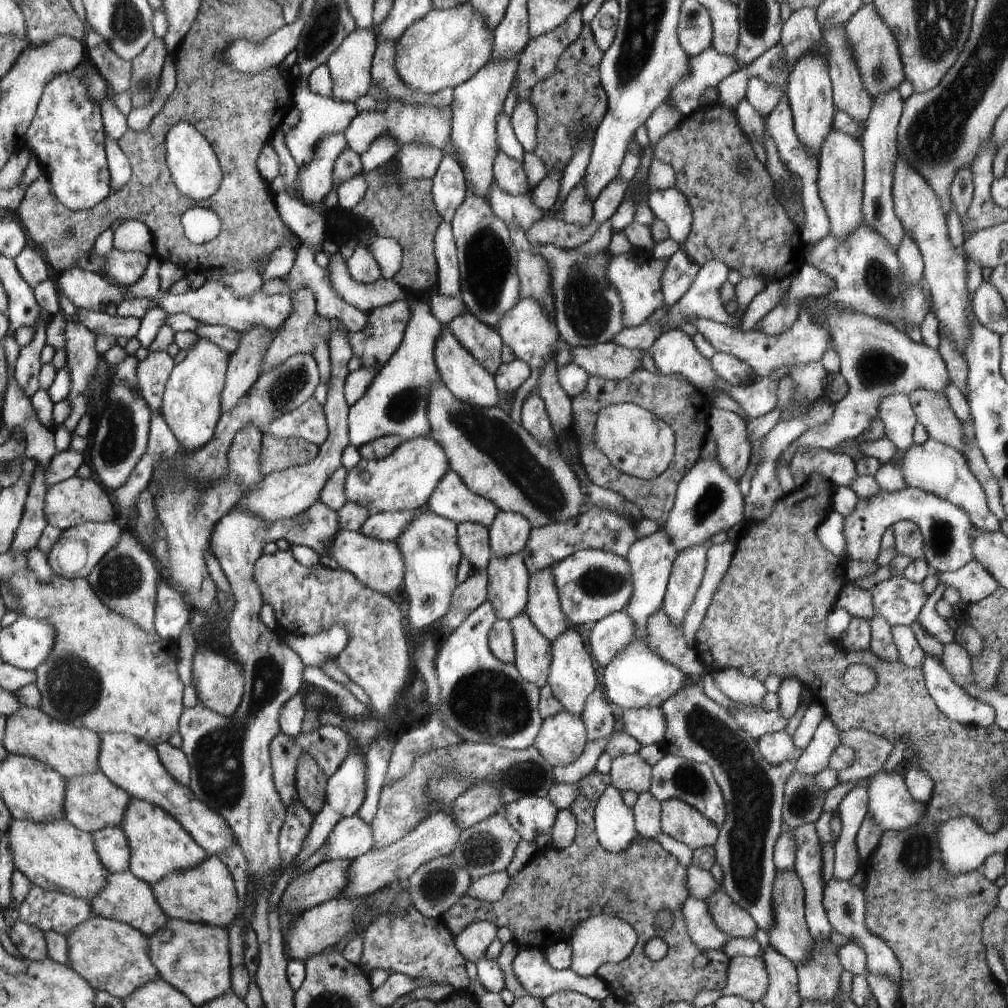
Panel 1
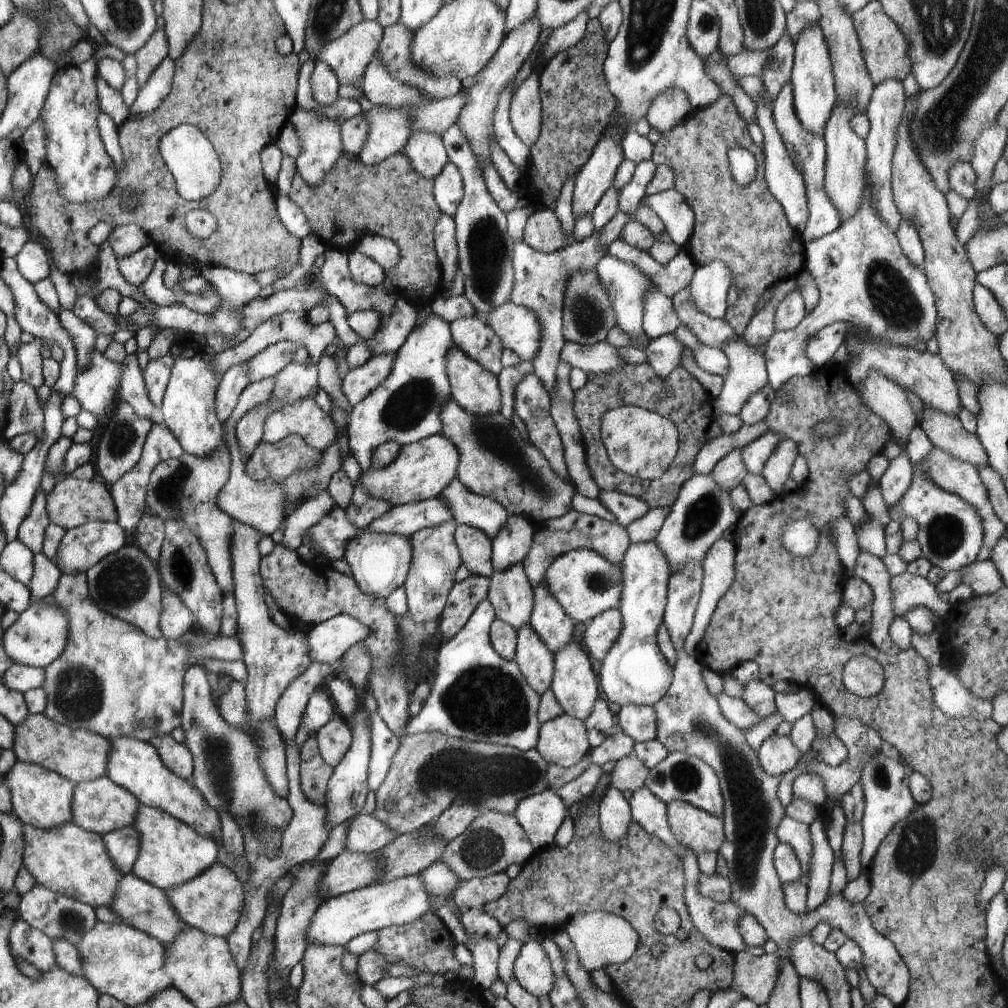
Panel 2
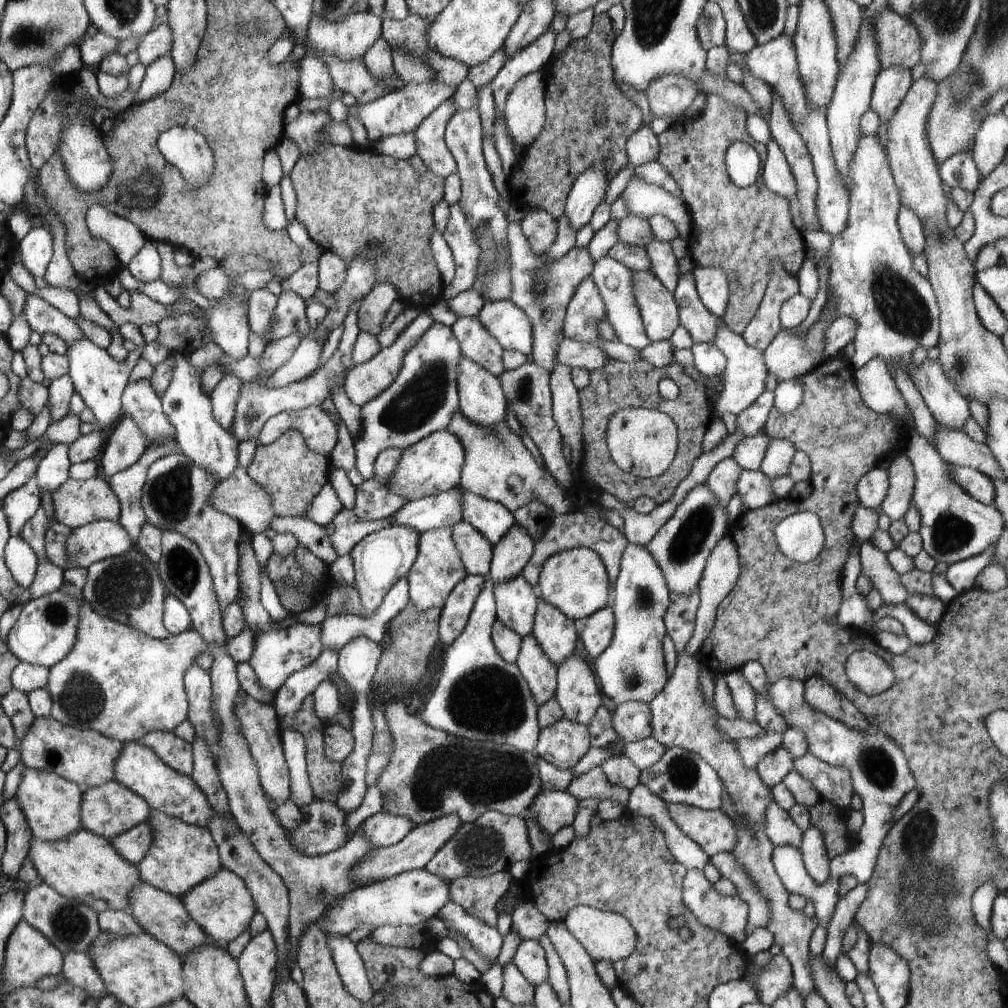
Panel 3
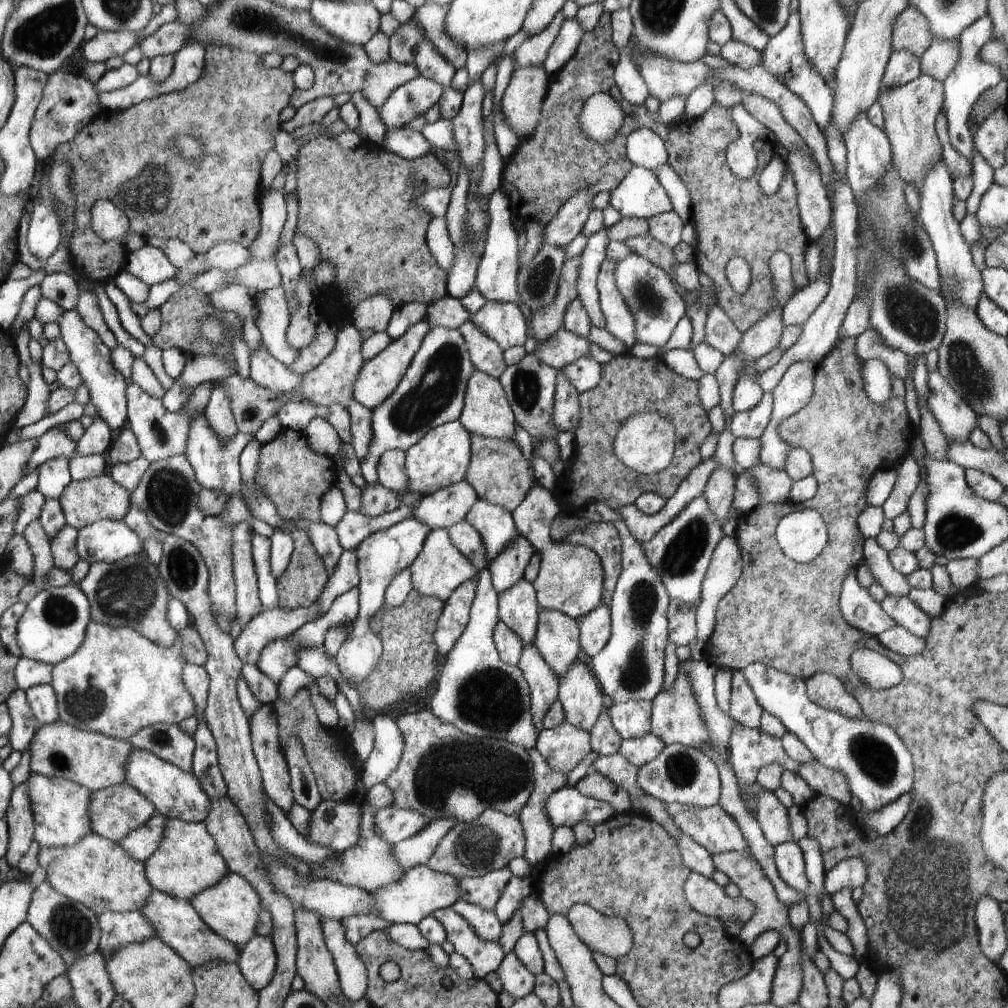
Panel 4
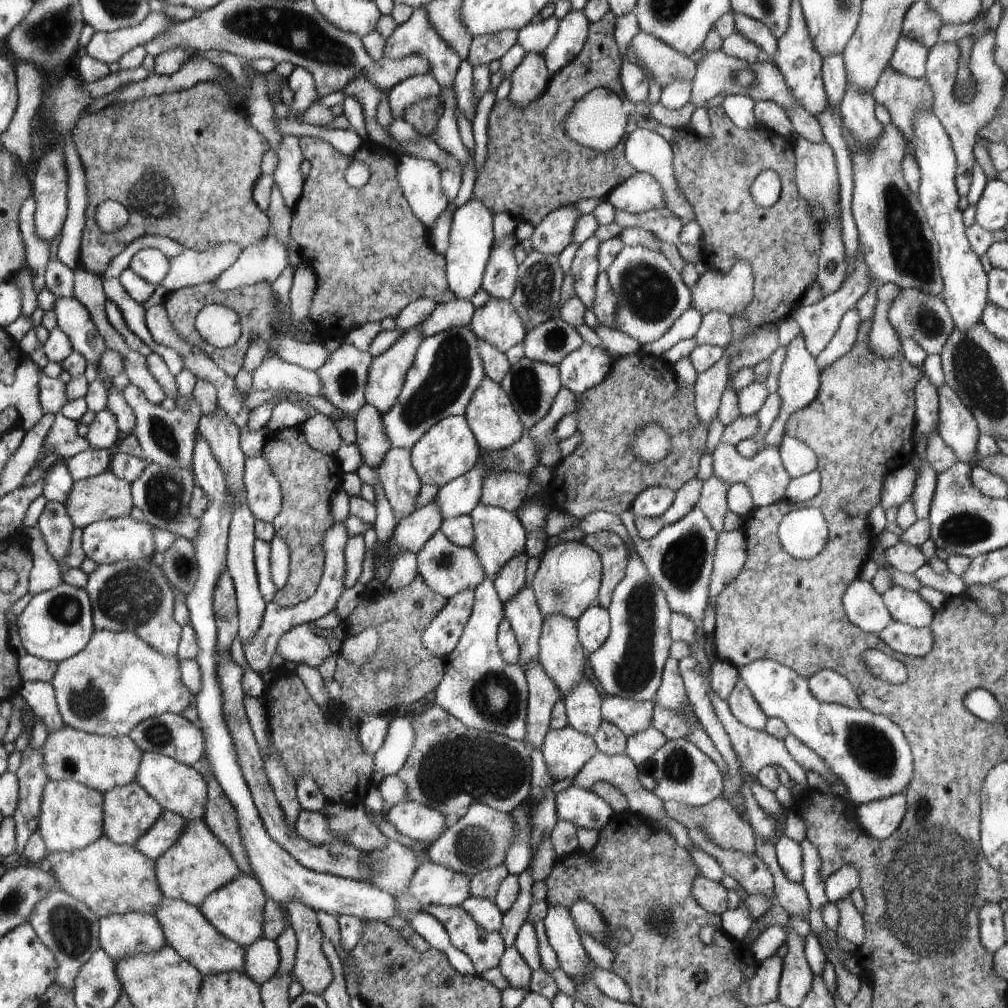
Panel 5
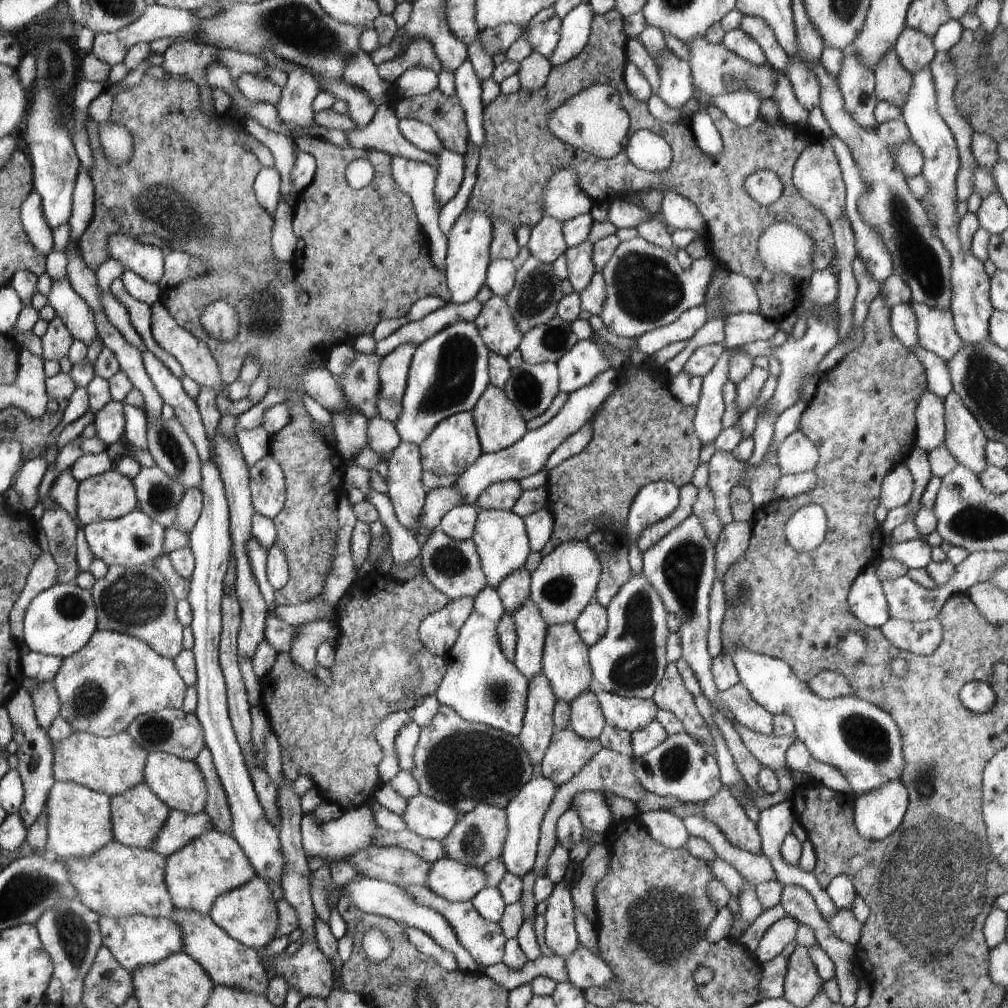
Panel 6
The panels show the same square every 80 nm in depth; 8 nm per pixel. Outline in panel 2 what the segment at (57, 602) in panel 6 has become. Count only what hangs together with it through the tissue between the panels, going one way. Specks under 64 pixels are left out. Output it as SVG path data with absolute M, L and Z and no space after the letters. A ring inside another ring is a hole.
M30 604L19 614L13 625L4 629L3 649L14 663L25 667L45 669L55 658L58 658L67 645L67 616L56 606Z

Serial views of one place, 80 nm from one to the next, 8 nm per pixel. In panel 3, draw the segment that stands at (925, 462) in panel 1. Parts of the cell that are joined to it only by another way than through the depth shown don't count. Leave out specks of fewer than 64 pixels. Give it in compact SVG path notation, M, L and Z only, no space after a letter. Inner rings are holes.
M950 465L949 474L970 496L986 506L993 506L995 488L990 477L979 470L963 467L962 465ZM997 543L990 545L983 553L971 559L960 561L950 565L946 572L948 584L954 587L959 593L969 591L975 586L975 578L983 571L983 568L989 564L991 557L995 555Z

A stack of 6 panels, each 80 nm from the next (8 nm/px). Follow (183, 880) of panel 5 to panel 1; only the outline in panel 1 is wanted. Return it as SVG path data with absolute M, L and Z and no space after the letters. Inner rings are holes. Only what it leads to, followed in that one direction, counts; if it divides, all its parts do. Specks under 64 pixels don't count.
M130 798L119 828L124 830L126 840L130 844L129 872L143 882L148 882L148 885L160 882L164 876L172 872L196 868L212 856L172 816L169 816L166 810L138 798Z

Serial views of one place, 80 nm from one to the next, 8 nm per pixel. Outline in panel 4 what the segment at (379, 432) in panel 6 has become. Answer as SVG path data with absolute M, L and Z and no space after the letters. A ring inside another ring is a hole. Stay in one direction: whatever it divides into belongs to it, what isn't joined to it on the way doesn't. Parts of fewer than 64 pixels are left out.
M350 401L345 409L348 411L351 424L351 443L355 455L360 460L365 457L372 440L371 410L356 401Z

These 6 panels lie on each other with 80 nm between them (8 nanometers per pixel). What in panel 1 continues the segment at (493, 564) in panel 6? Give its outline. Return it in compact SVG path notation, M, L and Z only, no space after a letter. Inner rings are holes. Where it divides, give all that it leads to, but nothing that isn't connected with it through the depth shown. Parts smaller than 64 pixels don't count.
M448 469L437 482L426 508L457 525L473 522L488 530L500 511L493 502L474 494L452 469Z

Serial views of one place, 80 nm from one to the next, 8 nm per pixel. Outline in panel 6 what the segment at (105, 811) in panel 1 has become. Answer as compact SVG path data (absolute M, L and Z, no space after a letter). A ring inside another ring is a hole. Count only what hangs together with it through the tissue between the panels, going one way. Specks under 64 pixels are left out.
M144 783L137 784L122 794L110 796L113 840L129 847L148 849L163 829L171 808L162 802Z

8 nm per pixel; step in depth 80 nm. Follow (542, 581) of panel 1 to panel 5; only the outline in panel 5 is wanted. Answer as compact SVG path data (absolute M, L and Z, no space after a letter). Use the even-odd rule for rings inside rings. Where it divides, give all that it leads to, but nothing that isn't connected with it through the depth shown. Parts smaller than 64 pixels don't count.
M561 614L548 615L543 619L537 659L540 664L543 664L548 676L556 683L562 696L584 680L583 669L586 656L587 652L578 638L577 621Z

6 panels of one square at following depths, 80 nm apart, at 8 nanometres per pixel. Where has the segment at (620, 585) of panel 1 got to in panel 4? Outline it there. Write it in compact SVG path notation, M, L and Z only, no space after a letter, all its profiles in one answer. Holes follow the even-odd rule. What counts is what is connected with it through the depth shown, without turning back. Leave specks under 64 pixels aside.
M536 478L534 480L535 485L511 513L519 534L541 554L540 571L532 583L538 604L542 609L557 610L573 619L582 618L602 604L604 571L601 558L590 547L551 539L550 527L560 514L560 504L552 491L540 485Z

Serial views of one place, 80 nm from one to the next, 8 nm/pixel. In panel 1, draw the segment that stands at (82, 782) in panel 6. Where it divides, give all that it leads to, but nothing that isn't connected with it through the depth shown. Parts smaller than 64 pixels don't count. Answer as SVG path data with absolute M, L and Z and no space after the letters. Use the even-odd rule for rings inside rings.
M20 706L16 714L6 720L4 742L2 745L10 754L30 756L38 762L50 766L65 780L98 772L98 754L100 754L100 736L85 727L76 728L50 718L39 708Z

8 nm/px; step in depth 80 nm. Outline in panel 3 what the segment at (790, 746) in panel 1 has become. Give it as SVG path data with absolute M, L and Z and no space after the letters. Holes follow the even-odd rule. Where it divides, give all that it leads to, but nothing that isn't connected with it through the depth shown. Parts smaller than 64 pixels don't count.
M781 745L780 748L762 757L759 763L756 763L755 769L762 782L772 788L793 770L794 761L795 758L788 749Z

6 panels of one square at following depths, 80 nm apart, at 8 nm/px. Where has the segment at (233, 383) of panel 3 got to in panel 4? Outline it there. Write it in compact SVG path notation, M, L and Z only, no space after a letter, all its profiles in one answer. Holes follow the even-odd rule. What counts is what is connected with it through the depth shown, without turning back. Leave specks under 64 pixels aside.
M215 385L210 400L203 410L210 428L221 438L221 441L229 441L238 433L230 399L220 385Z

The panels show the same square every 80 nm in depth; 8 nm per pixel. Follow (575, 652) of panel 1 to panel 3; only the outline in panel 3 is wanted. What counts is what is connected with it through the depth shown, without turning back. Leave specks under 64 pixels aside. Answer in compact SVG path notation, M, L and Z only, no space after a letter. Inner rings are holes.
M572 653L557 666L557 683L554 691L565 717L587 727L602 705L599 683L589 664Z

